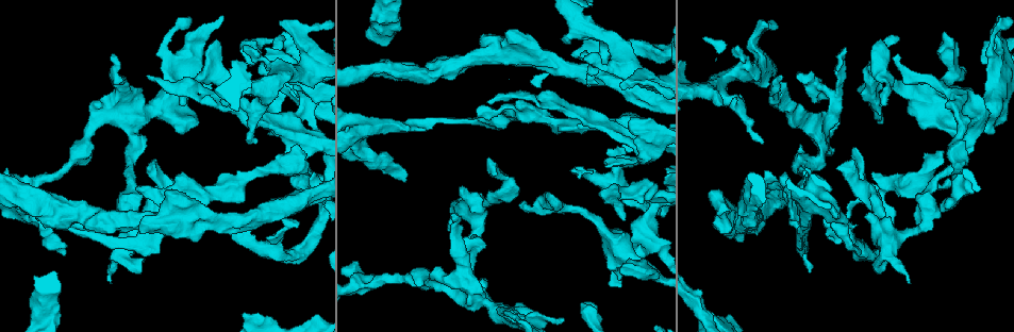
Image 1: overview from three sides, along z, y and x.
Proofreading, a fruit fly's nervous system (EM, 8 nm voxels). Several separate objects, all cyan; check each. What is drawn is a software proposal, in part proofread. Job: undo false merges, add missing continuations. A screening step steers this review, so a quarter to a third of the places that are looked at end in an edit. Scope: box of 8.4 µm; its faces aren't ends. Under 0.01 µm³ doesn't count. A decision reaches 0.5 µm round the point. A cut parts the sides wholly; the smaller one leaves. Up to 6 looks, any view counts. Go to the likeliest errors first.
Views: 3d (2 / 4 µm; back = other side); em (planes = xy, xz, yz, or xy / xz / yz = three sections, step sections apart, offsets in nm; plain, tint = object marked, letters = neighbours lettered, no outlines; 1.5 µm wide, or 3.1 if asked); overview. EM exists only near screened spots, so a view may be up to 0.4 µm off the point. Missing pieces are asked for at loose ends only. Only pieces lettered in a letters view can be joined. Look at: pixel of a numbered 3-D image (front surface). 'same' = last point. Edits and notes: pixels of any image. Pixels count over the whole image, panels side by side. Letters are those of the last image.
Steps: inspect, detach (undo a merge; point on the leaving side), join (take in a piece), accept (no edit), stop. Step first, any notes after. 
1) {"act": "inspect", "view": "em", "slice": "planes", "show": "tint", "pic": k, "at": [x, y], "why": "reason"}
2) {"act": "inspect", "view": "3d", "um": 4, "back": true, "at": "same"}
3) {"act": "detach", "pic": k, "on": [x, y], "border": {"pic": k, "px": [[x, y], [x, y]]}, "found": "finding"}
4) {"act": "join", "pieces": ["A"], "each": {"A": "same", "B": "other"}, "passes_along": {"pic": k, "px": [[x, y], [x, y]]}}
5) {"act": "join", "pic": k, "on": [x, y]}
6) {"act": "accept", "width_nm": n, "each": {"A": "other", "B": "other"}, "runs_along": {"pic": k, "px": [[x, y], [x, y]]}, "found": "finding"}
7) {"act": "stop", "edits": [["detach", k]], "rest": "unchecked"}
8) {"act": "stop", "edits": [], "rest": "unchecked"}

{"act": "inspect", "view": "em", "slice": "xz", "step": 4, "show": "letters", "pic": 1, "at": [940, 151], "why": "an open end"}

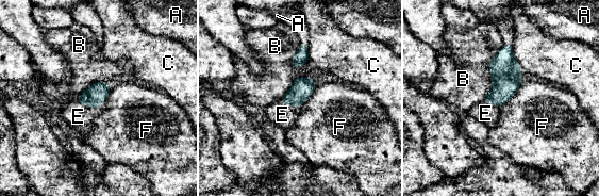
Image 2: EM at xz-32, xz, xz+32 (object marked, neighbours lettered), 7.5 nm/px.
{"act": "inspect", "view": "em", "slice": "planes", "show": "letters", "at": "same", "why": "another direction"}

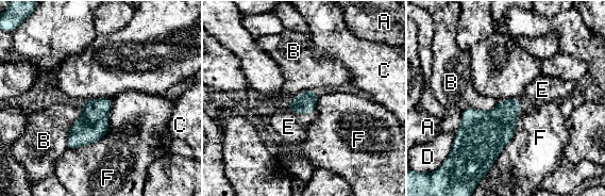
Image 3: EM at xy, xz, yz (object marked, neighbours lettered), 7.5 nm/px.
{"act": "join", "pieces": ["E"], "longest_contact_nm": ["F", 500], "each": {"A": "other", "B": "other", "C": "other", "D": "other", "E": "same", "F": "other"}, "found": "it goes on there"}

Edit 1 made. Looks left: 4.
{"act": "inspect", "view": "overview", "why": "redraw"}

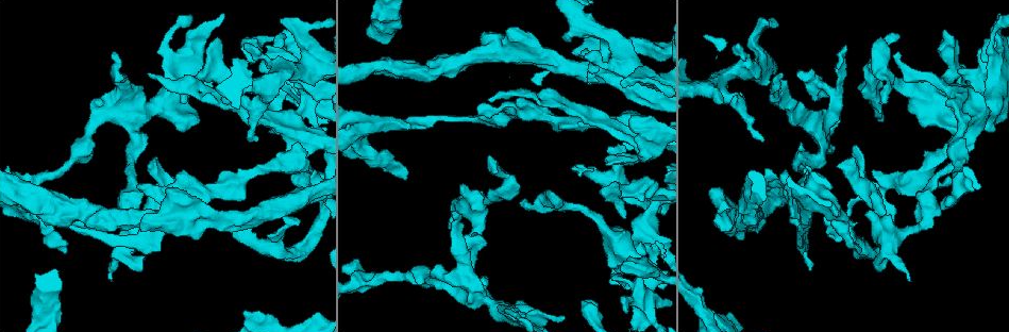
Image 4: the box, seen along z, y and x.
{"act": "inspect", "view": "em", "slice": "planes", "show": "tint", "pic": 4, "at": [500, 125], "why": "an open end"}

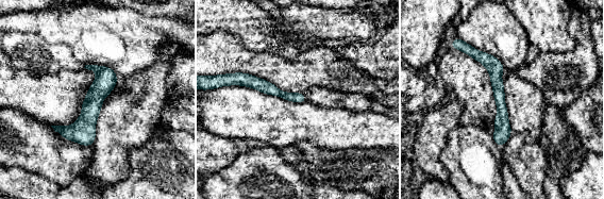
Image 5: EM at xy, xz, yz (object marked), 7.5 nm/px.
{"act": "inspect", "view": "em", "slice": "planes", "show": "letters", "at": "same", "why": "what lies round it"}

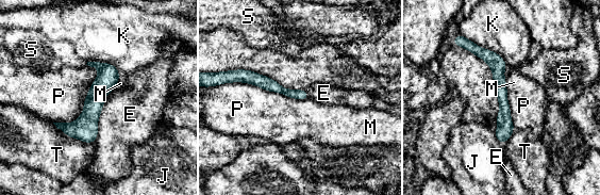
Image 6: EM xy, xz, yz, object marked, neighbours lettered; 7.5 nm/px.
{"act": "accept", "each": {"E": "other", "J": "other", "K": "other", "M": "other", "P": "other", "S": "other", "T": "other"}, "runs_along": {"pic": 6, "px": [[471, 47], [498, 67], [503, 140]]}, "found": "no lettered piece goes on from it"}

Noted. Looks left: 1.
{"act": "inspect", "view": "em", "slice": "planes", "show": "letters", "pic": 4, "at": [713, 312], "why": "an open end"}

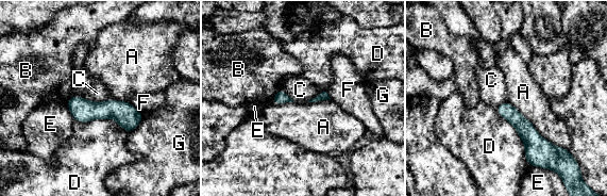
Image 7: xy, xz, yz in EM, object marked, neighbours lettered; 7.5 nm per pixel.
{"act": "accept", "each": {"A": "other", "B": "other", "C": "other", "D": "other", "E": "other", "F": "other", "G": "other"}, "runs_along": {"pic": 7, "px": [[69, 103], [139, 116]]}, "found": "none of them fits"}

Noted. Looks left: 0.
{"act": "stop", "edits": [["join", 3]], "rest": "unchecked"}

